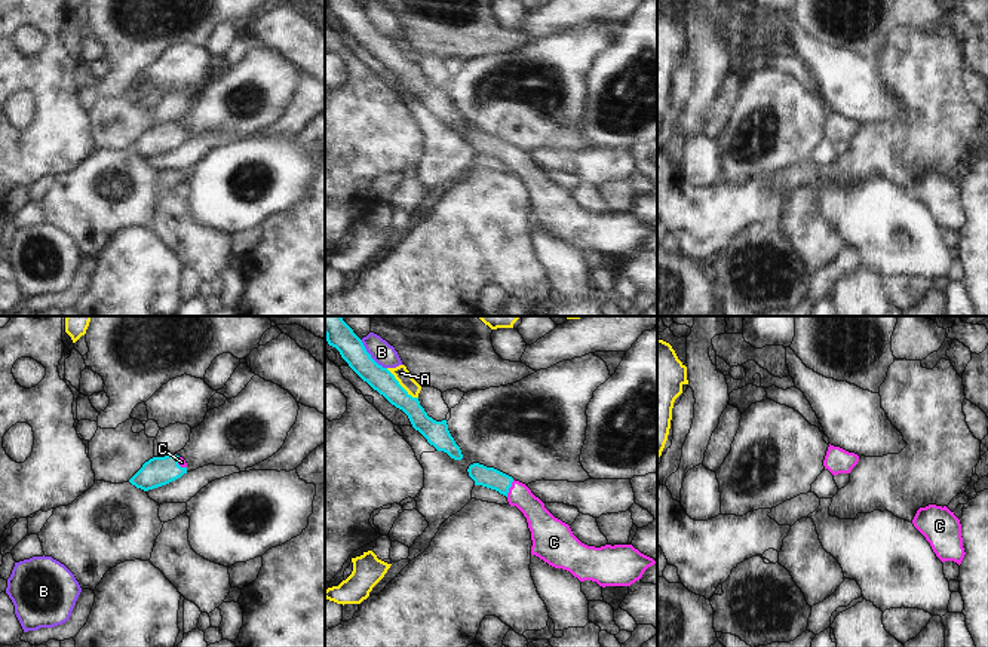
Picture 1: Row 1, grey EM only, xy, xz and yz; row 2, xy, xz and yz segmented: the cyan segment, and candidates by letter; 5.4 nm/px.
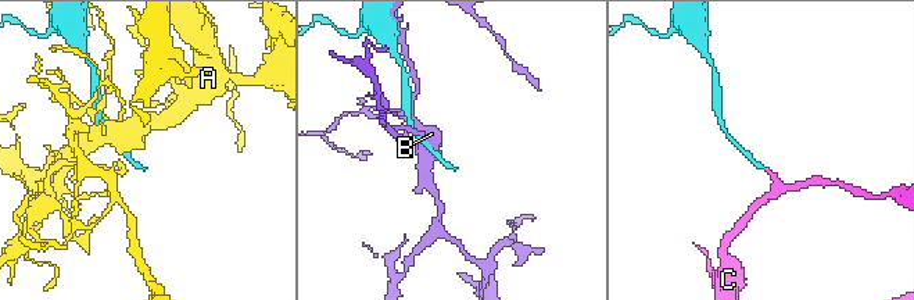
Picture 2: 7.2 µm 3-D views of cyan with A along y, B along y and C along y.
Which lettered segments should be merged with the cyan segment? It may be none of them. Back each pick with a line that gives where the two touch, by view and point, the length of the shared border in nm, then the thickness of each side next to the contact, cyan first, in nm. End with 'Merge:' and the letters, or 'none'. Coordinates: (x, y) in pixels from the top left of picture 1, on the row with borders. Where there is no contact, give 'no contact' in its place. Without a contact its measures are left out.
C: xz (509, 487) | 100 nm | 110/140 nm
Merge: C

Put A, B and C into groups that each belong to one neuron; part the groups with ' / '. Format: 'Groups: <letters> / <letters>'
Groups: A / B / C.

